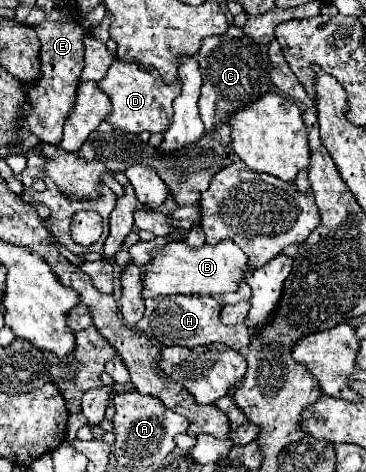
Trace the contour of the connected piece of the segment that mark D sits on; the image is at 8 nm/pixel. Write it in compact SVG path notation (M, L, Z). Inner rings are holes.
M116 59L110 65L106 77L98 85L112 99L112 113L106 117L106 121L114 129L122 129L126 133L164 133L172 123L172 103L180 95L182 87L180 81L164 83L158 73L144 71L136 63L126 63L122 59Z

